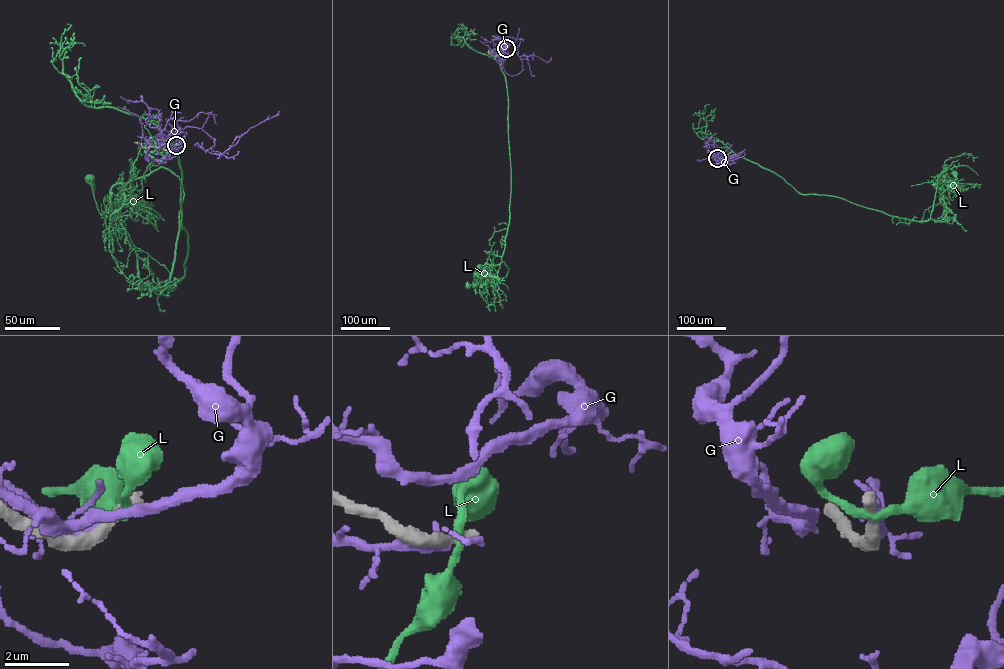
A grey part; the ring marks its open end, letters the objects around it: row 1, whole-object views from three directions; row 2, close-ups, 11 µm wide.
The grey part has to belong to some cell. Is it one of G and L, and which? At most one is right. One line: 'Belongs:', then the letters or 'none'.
Belongs: none

